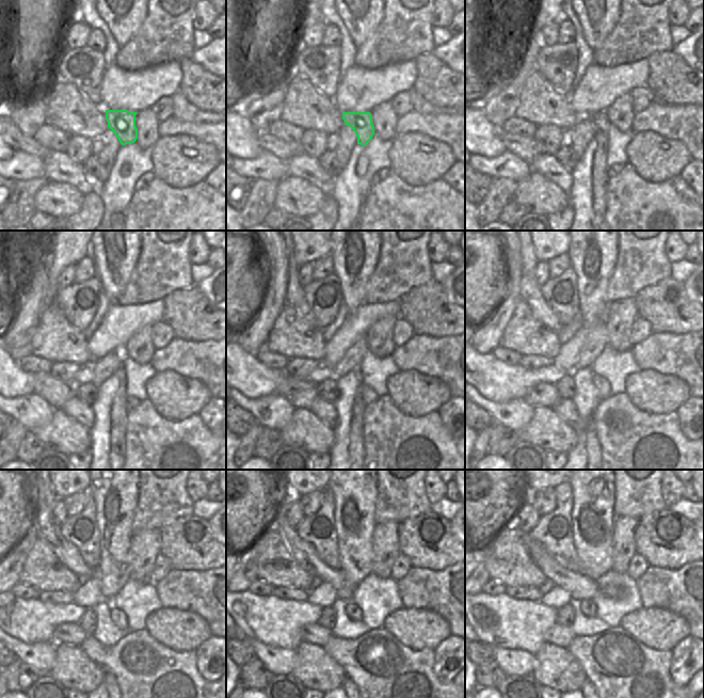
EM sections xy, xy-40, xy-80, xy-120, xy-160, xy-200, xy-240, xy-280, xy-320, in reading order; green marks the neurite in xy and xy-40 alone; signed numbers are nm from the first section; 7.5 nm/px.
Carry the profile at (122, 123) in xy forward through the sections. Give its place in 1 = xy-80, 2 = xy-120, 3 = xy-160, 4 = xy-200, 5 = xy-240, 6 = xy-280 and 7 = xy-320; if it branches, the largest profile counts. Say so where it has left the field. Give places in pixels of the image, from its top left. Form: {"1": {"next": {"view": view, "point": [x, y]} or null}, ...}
{"1": {"next": {"view": "xy-80", "point": [600, 170]}}, "2": {"next": {"view": "xy-120", "point": [118, 413]}}, "3": {"next": {"view": "xy-160", "point": [356, 432]}}, "4": {"next": {"view": "xy-200", "point": [592, 445]}}, "5": {"next": {"view": "xy-240", "point": [110, 682]}}, "6": {"next": {"view": "xy-280", "point": [349, 686]}}, "7": {"next": {"view": "xy-320", "point": [588, 686]}}}

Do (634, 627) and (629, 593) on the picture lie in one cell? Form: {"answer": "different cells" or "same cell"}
{"answer": "different cells"}

